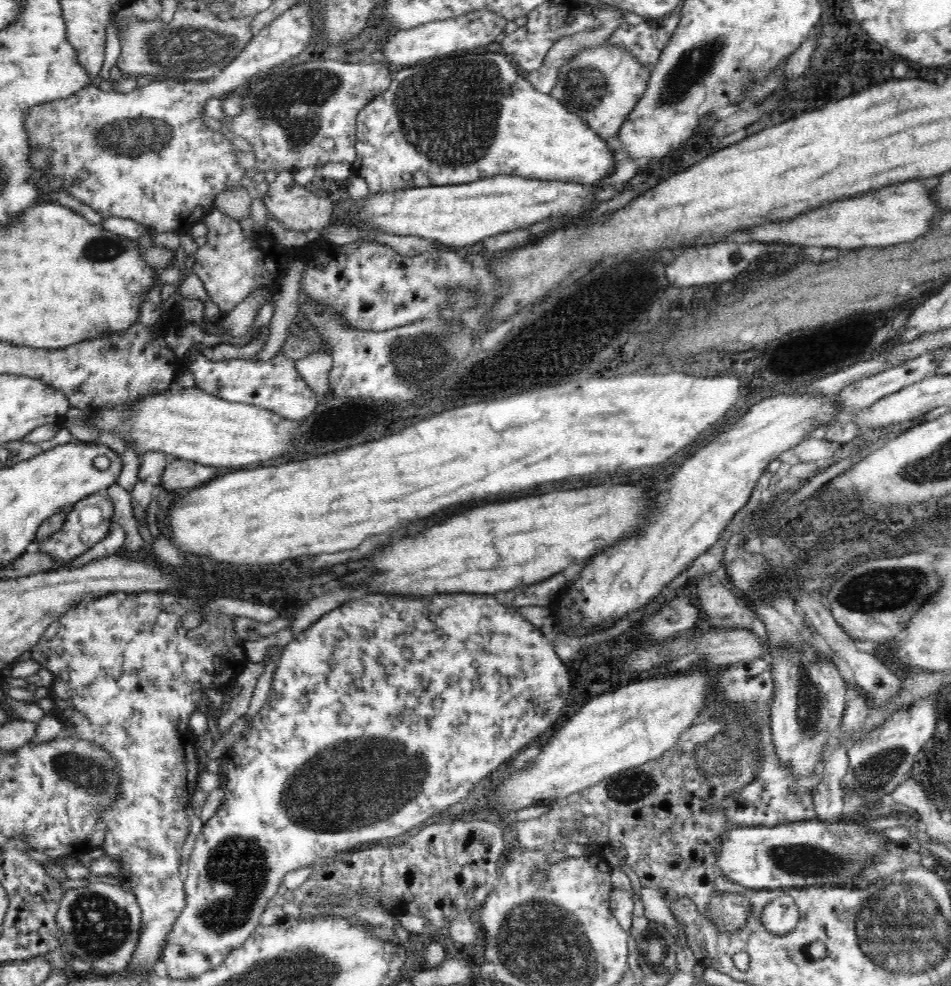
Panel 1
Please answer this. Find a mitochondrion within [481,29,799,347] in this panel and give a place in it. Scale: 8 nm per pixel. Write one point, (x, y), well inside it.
(694, 66)

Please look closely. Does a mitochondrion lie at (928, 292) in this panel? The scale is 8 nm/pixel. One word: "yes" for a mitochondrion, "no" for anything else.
no

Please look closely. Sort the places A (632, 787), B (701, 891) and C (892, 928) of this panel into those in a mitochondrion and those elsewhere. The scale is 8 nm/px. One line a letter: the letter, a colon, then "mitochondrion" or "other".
A: mitochondrion
B: other
C: mitochondrion

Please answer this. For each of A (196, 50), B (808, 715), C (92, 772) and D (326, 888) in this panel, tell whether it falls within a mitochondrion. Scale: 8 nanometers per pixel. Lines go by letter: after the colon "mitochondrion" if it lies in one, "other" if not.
A: mitochondrion
B: mitochondrion
C: mitochondrion
D: other

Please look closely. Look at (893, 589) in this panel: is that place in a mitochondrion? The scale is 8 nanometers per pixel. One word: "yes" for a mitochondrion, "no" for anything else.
yes

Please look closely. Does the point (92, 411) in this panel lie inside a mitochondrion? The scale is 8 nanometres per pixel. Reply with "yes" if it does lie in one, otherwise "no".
no

